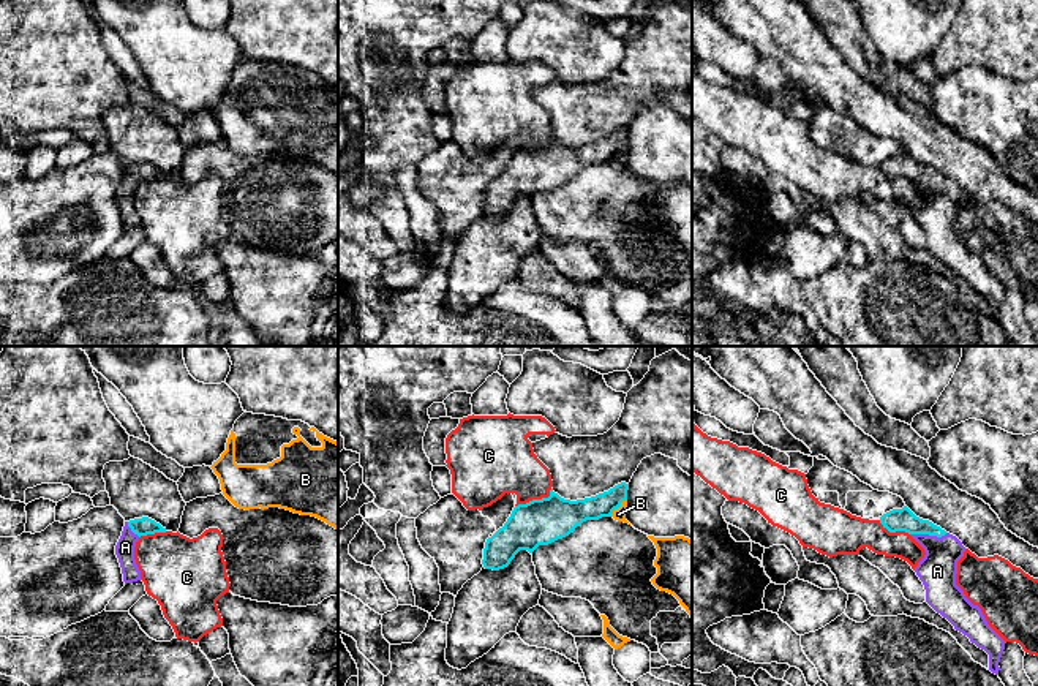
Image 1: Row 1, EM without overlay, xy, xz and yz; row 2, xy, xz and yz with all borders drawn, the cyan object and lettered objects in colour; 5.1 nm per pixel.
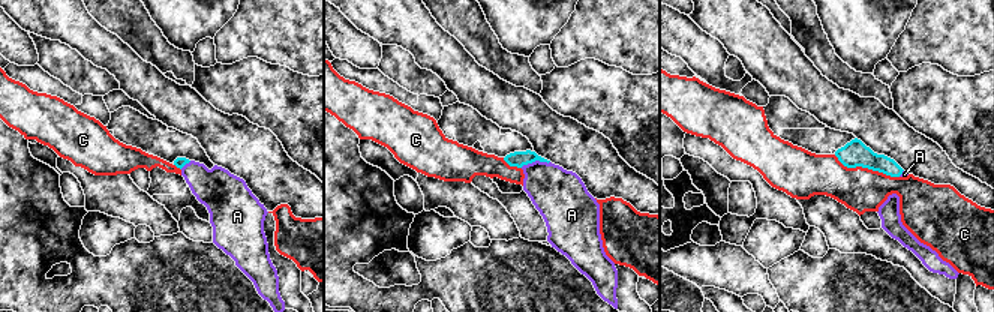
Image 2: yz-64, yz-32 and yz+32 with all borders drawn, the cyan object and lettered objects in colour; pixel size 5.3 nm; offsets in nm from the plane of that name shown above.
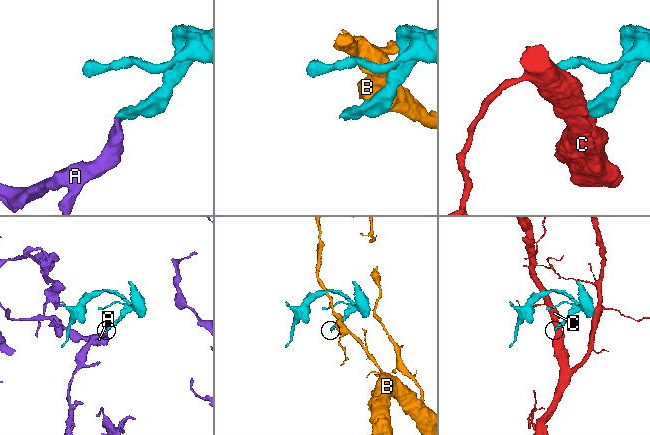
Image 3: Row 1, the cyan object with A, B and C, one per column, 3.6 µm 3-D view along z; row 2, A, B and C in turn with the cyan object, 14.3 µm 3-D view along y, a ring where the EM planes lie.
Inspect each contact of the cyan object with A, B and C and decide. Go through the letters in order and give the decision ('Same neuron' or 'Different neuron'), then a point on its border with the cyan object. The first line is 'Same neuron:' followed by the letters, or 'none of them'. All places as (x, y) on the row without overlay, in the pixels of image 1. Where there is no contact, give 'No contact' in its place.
Same neuron: A
A: Same neuron. Touches cyan at yz (928, 179)
B: Different neuron. Touches cyan at xz (616, 154)
C: Different neuron. Touches cyan at xz (534, 146)

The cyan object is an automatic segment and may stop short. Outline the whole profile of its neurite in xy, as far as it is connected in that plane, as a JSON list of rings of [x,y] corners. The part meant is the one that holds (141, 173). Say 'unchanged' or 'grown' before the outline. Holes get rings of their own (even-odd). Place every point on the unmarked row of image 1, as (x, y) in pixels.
grown | [[[149,163],[125,168],[122,182],[115,191],[115,201],[122,213],[125,231],[142,226],[134,205],[134,193],[141,182],[155,179],[166,179],[166,174]]]

